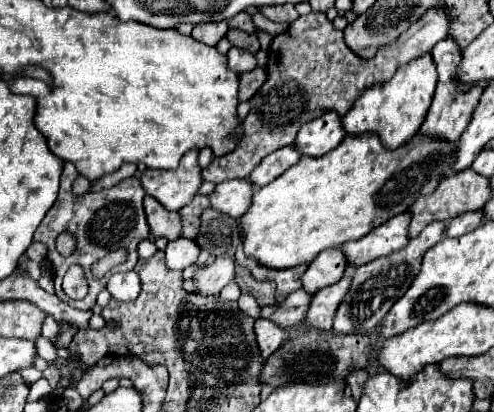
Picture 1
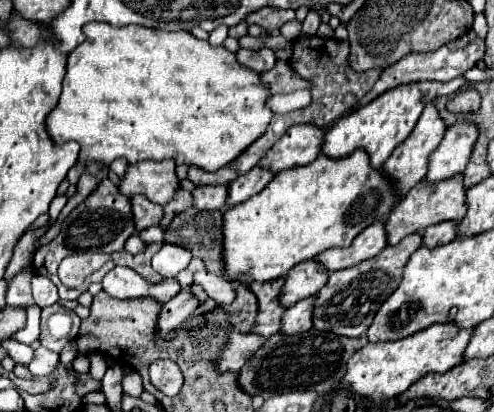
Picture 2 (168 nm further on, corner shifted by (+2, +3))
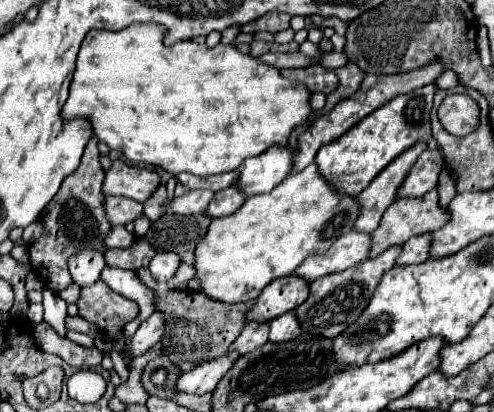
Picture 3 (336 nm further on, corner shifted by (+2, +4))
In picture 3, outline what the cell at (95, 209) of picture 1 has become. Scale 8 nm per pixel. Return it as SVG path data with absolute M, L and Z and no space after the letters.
M91 137L87 147L85 147L81 165L77 167L77 171L73 175L69 175L63 181L61 189L51 199L51 203L47 205L47 209L41 217L41 223L47 227L49 235L41 237L39 241L35 241L29 247L31 267L41 277L45 287L55 291L55 293L73 285L73 277L67 269L69 257L77 255L83 249L95 249L95 251L101 251L101 253L107 251L103 241L105 241L105 235L111 231L111 225L109 225L105 209L103 209L103 201L105 201L105 195L101 191L103 177L105 177L105 171L101 169L101 163L99 163L97 139Z

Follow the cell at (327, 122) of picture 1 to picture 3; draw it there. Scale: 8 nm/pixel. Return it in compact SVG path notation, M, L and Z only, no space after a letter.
M275 145L275 149L267 149L267 153L247 159L243 163L237 187L243 189L243 193L249 197L269 193L291 173L293 157L295 149L289 145Z

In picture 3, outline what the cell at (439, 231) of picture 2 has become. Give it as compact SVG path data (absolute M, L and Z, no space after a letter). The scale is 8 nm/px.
M431 233L411 237L403 245L403 253L397 259L397 265L409 265L409 263L423 263L429 259L429 247L431 247Z

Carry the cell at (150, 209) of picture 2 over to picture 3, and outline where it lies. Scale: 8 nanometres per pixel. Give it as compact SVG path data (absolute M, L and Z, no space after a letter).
M105 197L105 211L111 225L127 225L143 215L143 205L127 197Z

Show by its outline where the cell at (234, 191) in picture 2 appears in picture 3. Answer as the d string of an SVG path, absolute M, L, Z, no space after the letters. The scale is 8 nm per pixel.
M231 185L231 187L215 193L215 199L207 207L207 215L211 215L211 217L231 215L233 211L237 211L245 203L245 199L247 199L247 195L243 195L241 189Z

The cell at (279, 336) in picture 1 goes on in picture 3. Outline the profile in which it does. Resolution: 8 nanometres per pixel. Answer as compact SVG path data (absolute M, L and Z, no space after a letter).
M225 353L223 357L217 357L217 361L205 361L203 365L197 365L191 371L183 373L175 387L177 391L195 393L195 395L209 393L227 375L233 361L237 361L235 353Z

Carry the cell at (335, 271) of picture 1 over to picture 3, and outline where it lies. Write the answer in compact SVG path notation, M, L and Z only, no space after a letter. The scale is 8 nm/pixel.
M295 275L271 281L271 285L267 285L257 297L255 307L247 313L247 319L271 321L281 313L293 311L295 305L301 305L307 299L307 285L309 281Z

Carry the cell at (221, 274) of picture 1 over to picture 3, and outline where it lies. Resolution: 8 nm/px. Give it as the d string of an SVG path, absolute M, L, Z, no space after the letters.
M153 313L147 321L143 321L133 335L133 343L129 345L129 353L133 357L147 353L157 341L163 337L163 313Z

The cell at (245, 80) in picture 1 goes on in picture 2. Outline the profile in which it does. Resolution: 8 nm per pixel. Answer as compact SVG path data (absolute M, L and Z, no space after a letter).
M277 62L273 70L263 72L261 74L263 82L269 84L271 94L287 94L287 92L295 92L295 90L309 90L311 82L307 82L305 78L301 78L289 62Z

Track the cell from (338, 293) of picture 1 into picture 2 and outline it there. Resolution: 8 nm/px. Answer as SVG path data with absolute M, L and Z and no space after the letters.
M315 296L301 300L285 310L281 318L281 334L293 336L311 330L311 302L315 302Z

